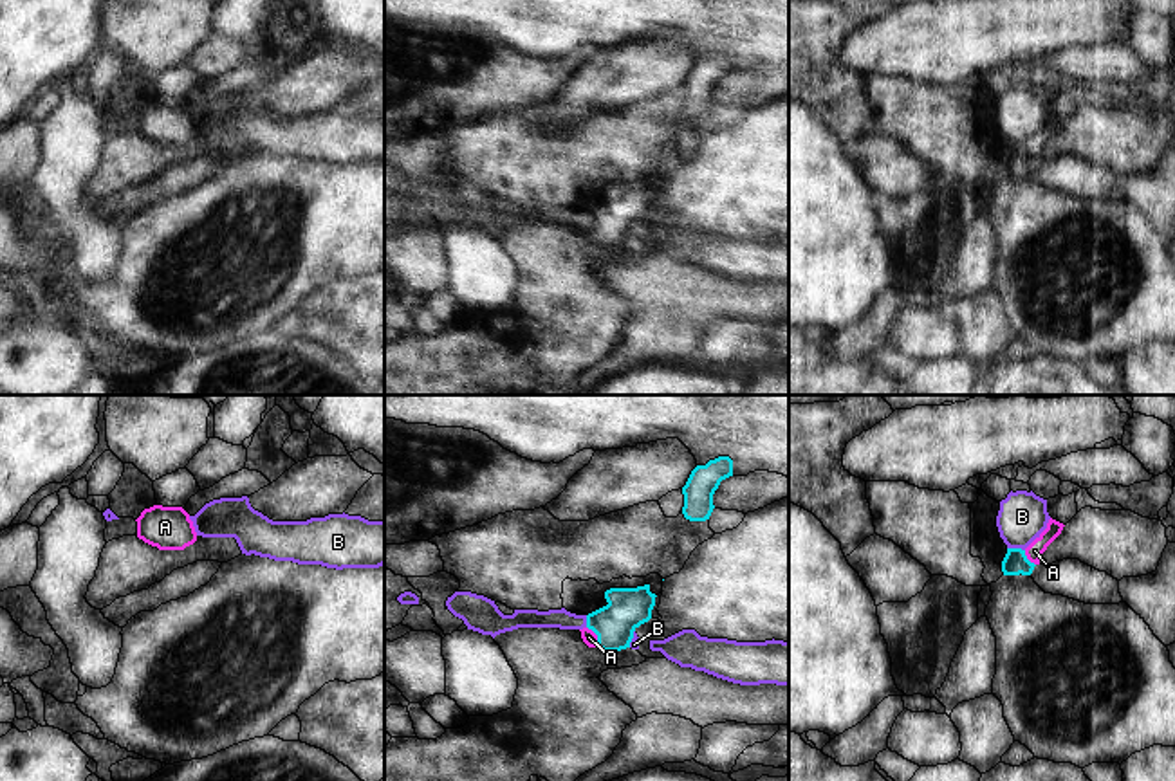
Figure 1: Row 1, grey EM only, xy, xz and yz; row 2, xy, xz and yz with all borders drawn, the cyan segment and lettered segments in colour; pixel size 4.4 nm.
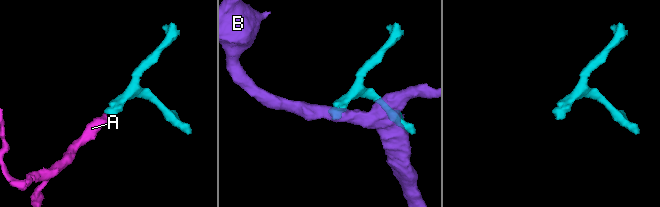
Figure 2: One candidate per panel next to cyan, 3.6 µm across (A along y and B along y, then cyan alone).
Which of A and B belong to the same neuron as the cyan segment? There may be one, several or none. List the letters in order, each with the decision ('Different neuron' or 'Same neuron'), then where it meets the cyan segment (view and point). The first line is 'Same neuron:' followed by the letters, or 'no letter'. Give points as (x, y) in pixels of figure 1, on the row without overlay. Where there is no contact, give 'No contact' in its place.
Same neuron: A
A: Same neuron. Touches cyan at xz (598, 233)
B: Different neuron. Touches cyan at yz (1017, 145)

